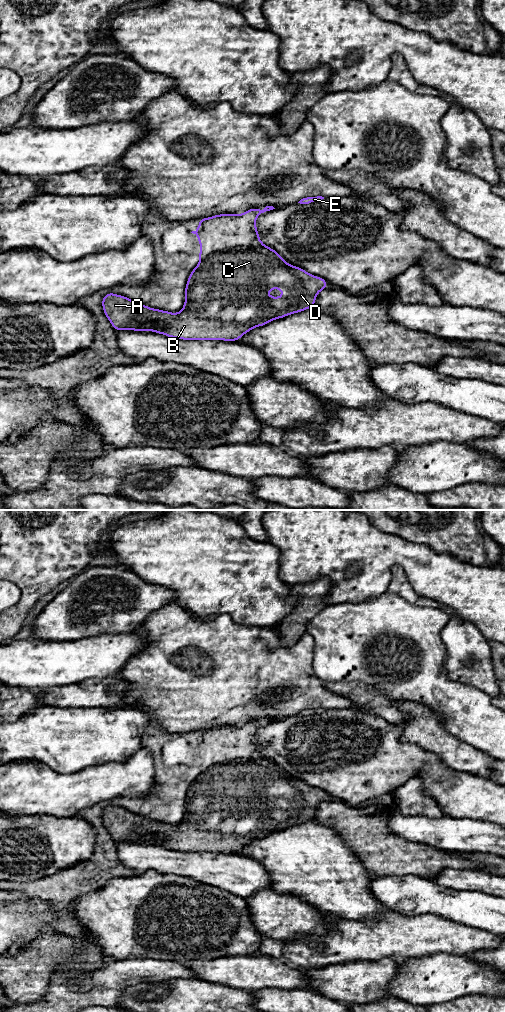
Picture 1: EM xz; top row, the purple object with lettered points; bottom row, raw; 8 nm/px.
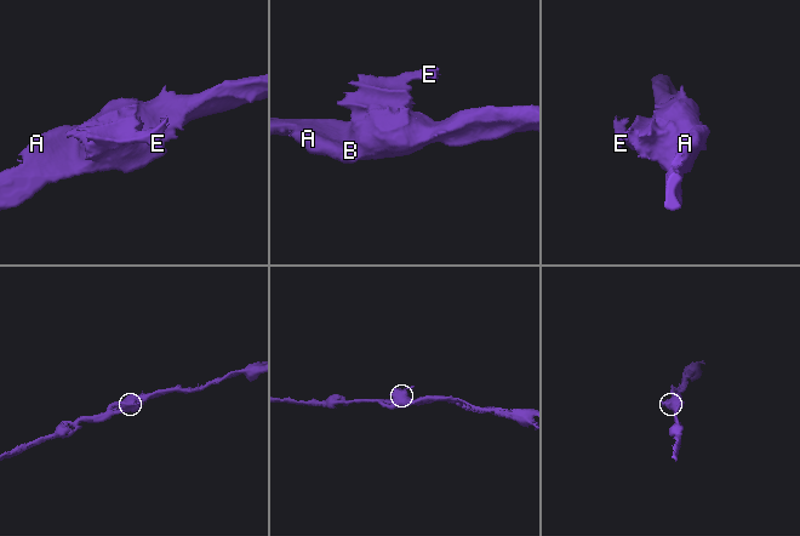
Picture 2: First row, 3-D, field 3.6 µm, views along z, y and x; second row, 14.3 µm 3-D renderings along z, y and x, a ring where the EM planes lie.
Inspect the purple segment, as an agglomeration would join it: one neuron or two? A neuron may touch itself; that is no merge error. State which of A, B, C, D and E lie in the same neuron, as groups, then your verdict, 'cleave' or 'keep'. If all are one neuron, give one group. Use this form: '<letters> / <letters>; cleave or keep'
A B C D E; keep

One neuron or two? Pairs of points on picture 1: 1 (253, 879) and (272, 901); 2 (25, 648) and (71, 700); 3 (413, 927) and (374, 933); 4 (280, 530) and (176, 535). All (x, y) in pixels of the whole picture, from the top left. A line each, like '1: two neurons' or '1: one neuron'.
1: two neurons
2: two neurons
3: one neuron
4: two neurons

